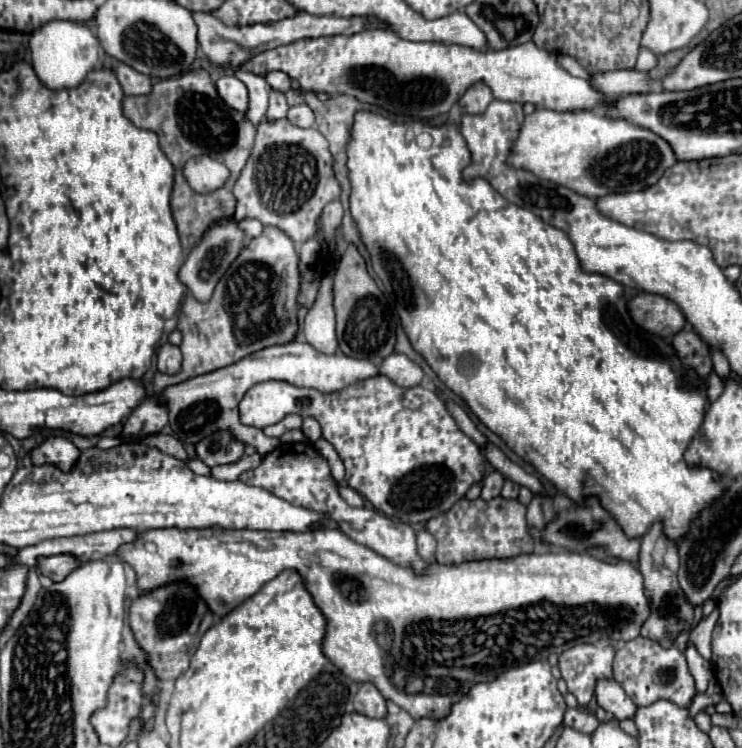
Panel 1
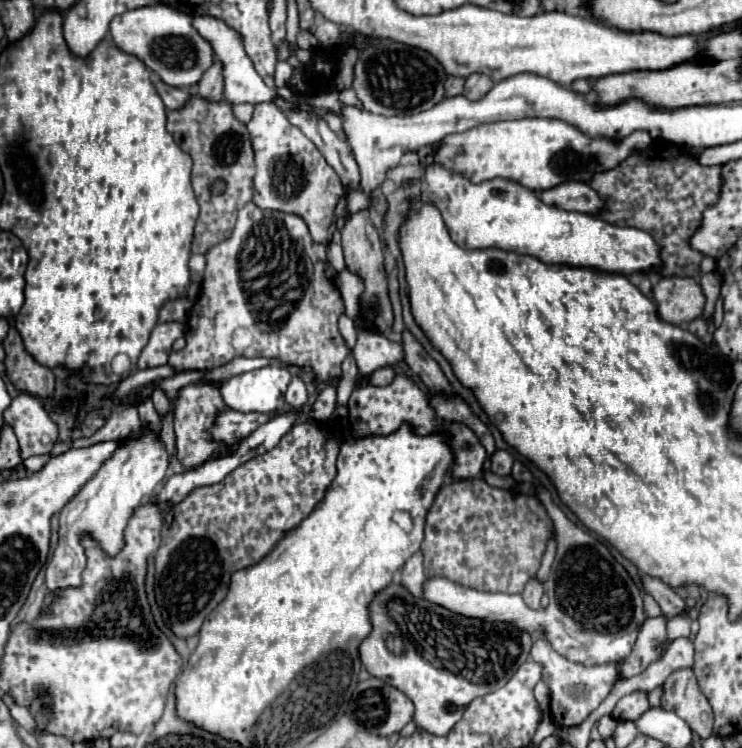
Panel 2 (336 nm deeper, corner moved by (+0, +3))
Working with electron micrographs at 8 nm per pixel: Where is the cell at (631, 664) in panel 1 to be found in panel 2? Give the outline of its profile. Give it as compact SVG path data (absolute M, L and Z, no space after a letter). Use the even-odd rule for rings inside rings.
M632 692L618 700L612 718L614 720L638 720L648 710L648 694L644 692Z

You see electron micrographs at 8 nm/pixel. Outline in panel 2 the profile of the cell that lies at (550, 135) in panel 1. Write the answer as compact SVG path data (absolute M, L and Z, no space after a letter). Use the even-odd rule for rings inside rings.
M520 118L506 122L480 124L462 134L450 134L434 154L434 162L466 176L478 184L492 178L506 178L534 192L554 188L562 182L590 180L596 172L616 168L632 150L646 148L652 142L648 132L632 132L624 140L590 138L578 128L556 118Z

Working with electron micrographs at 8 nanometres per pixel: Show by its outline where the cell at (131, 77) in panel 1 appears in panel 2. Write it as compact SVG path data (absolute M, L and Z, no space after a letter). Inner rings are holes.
M156 82L156 92L160 94L160 98L164 100L168 110L178 110L192 96L188 88L174 88L174 86L168 86L164 82Z

